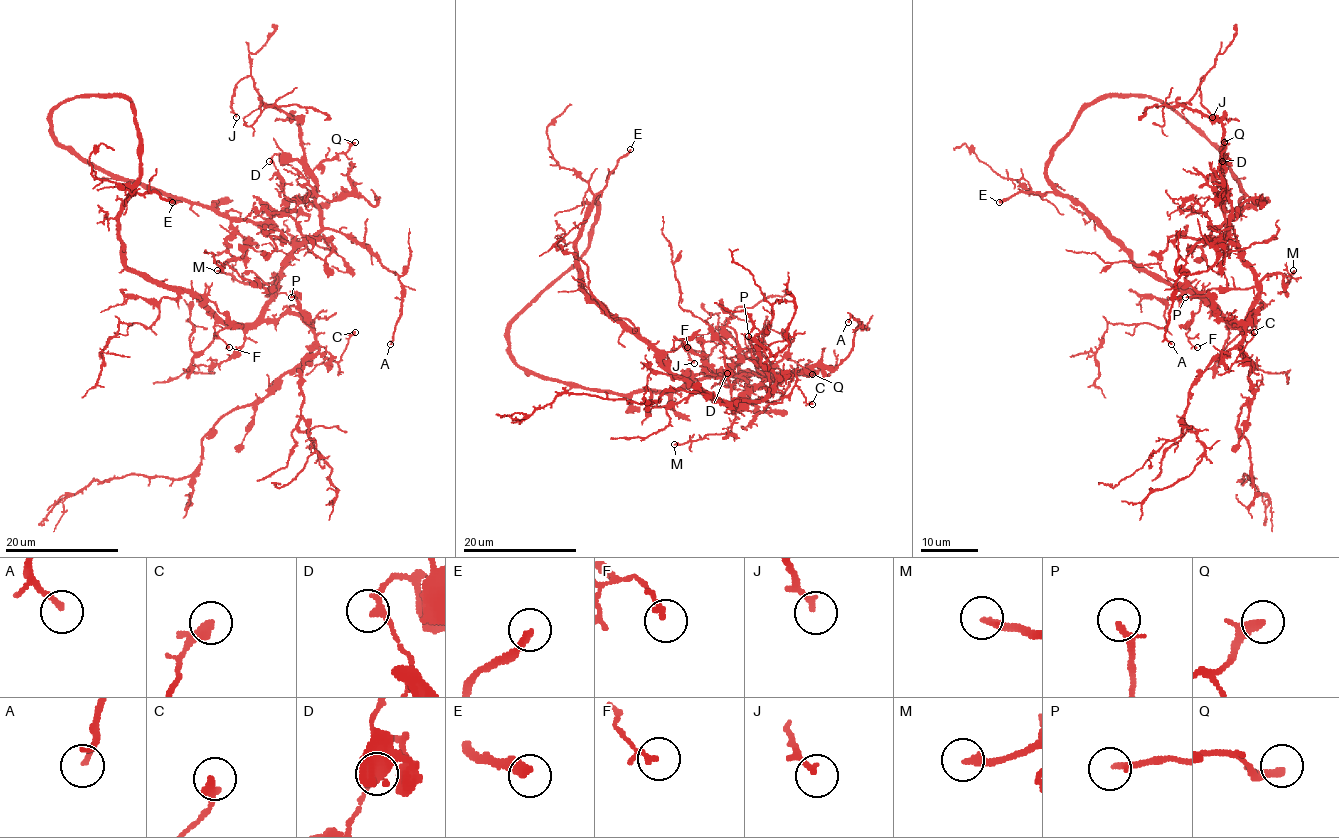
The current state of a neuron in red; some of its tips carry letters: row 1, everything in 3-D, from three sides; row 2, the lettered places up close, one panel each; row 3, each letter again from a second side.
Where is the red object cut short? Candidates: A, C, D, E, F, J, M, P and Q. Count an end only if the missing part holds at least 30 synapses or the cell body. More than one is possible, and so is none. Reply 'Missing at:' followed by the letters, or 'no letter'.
Missing at: E

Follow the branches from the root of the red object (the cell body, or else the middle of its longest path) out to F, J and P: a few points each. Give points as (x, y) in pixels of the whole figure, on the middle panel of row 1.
F: (693, 387), (664, 361), (668, 351), (685, 340), (675, 337), (687, 347)
J: (693, 387), (731, 408), (757, 386), (778, 380), (758, 373), (721, 330), (708, 354), (688, 353), (694, 363)
P: (693, 387), (701, 387), (730, 403), (761, 400), (769, 386), (769, 373), (754, 360), (748, 336)

